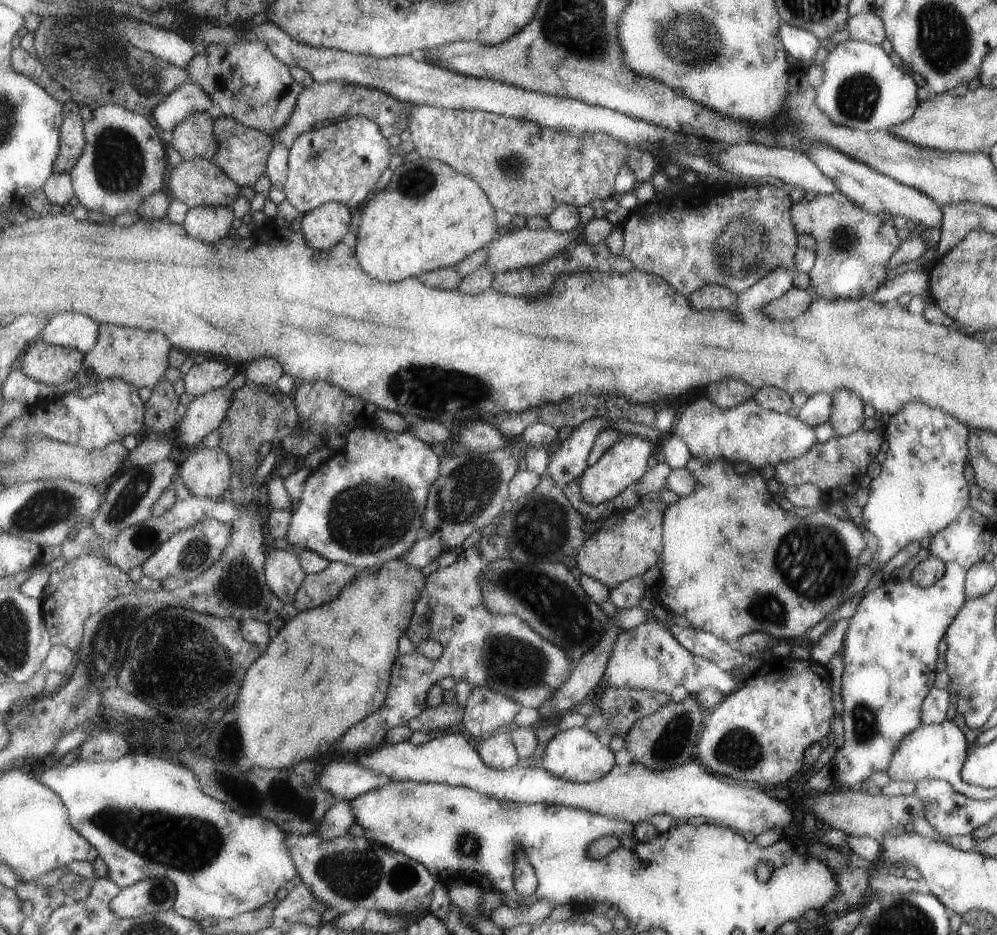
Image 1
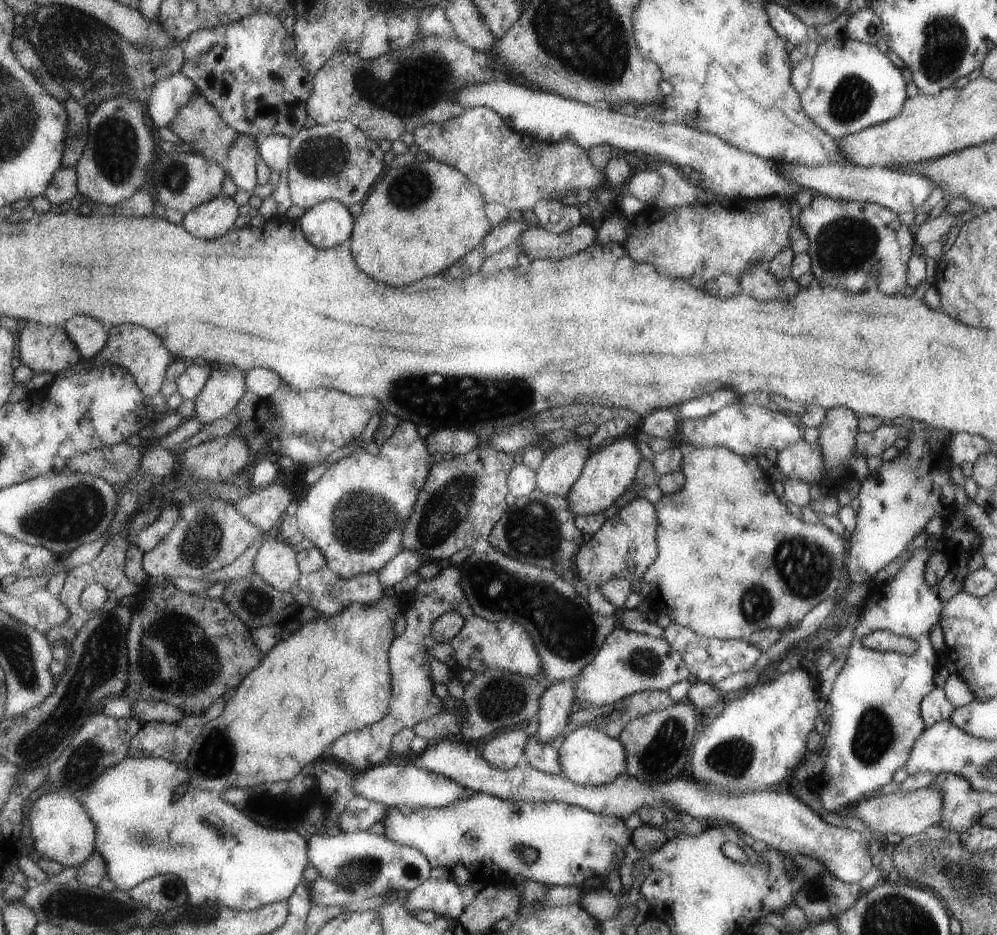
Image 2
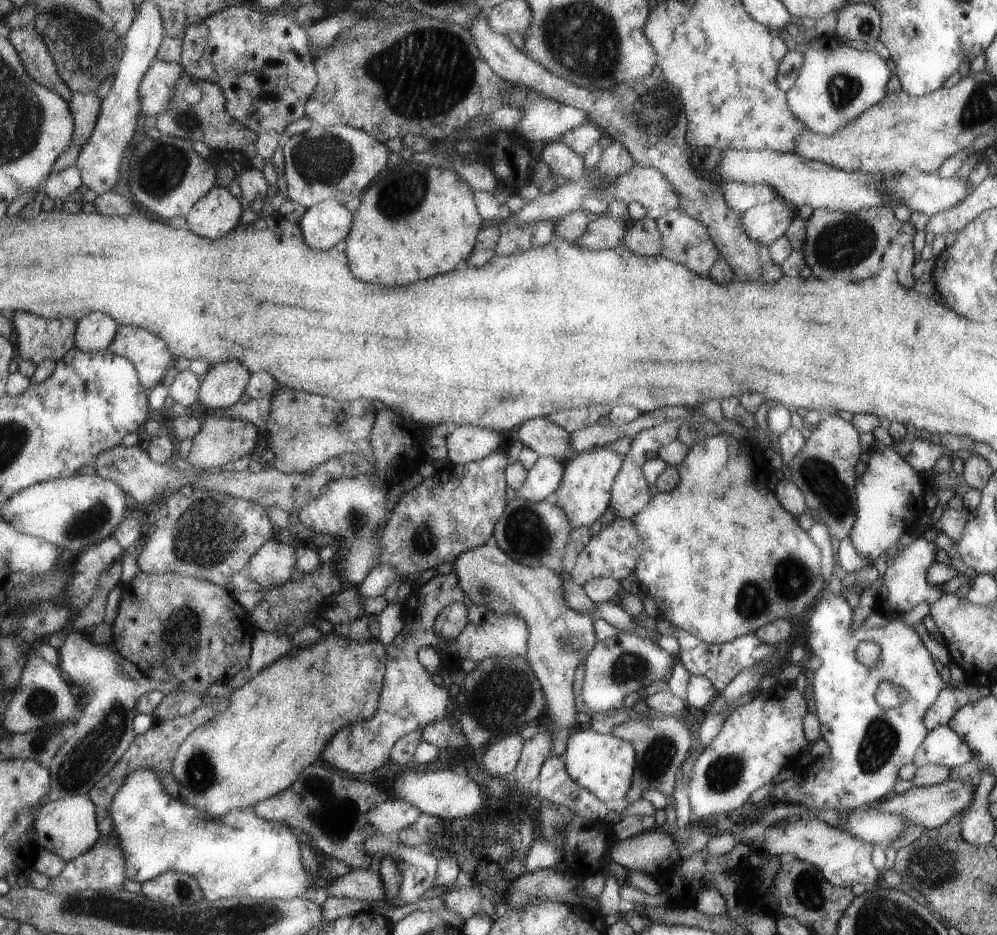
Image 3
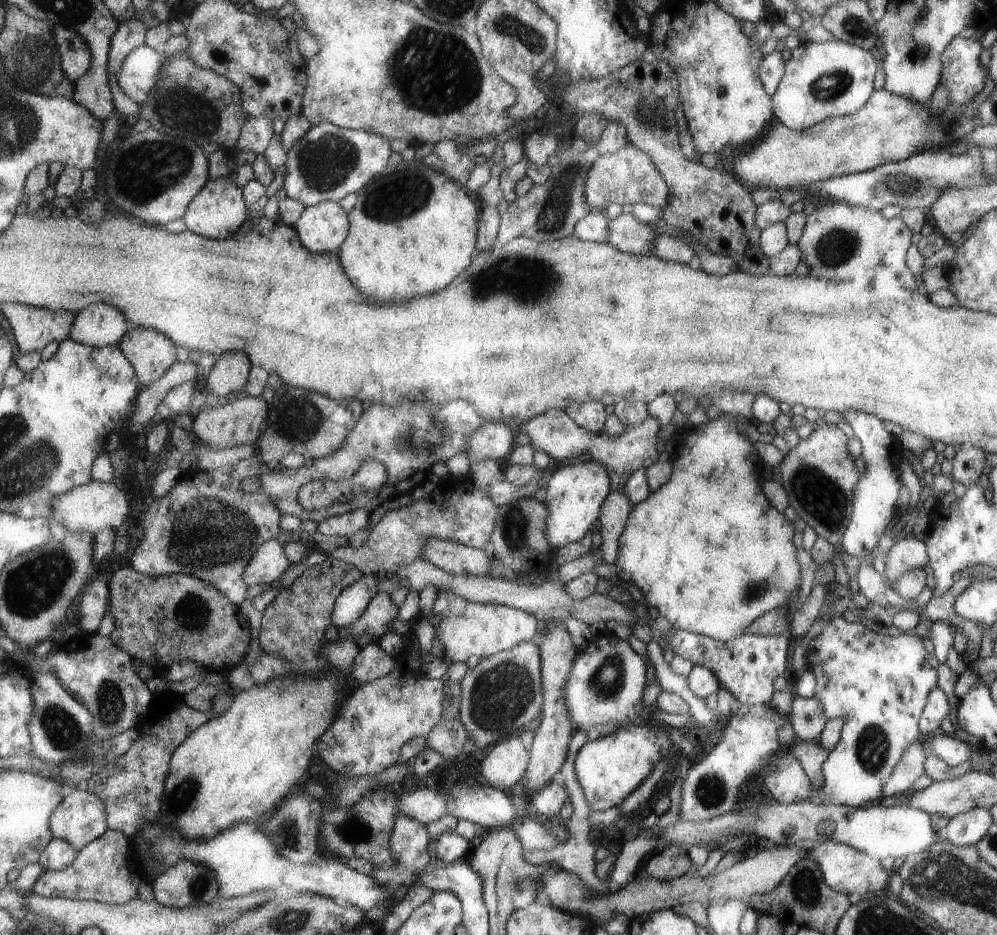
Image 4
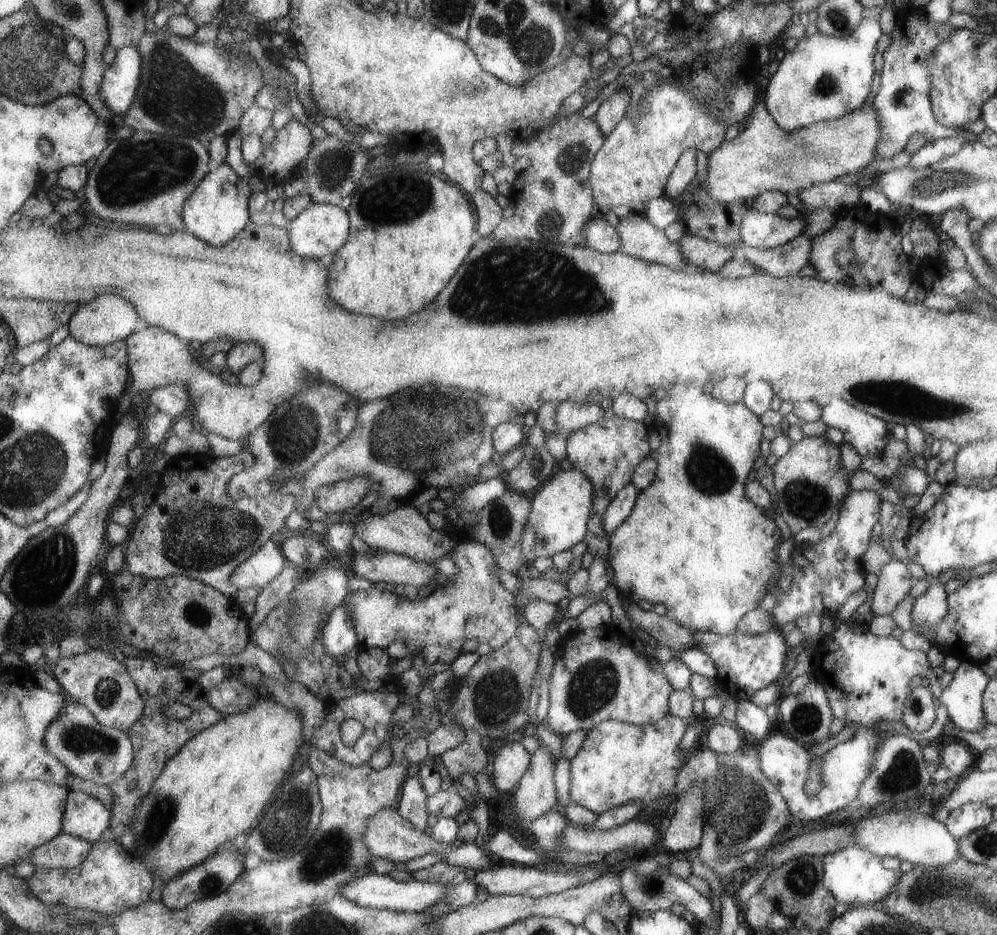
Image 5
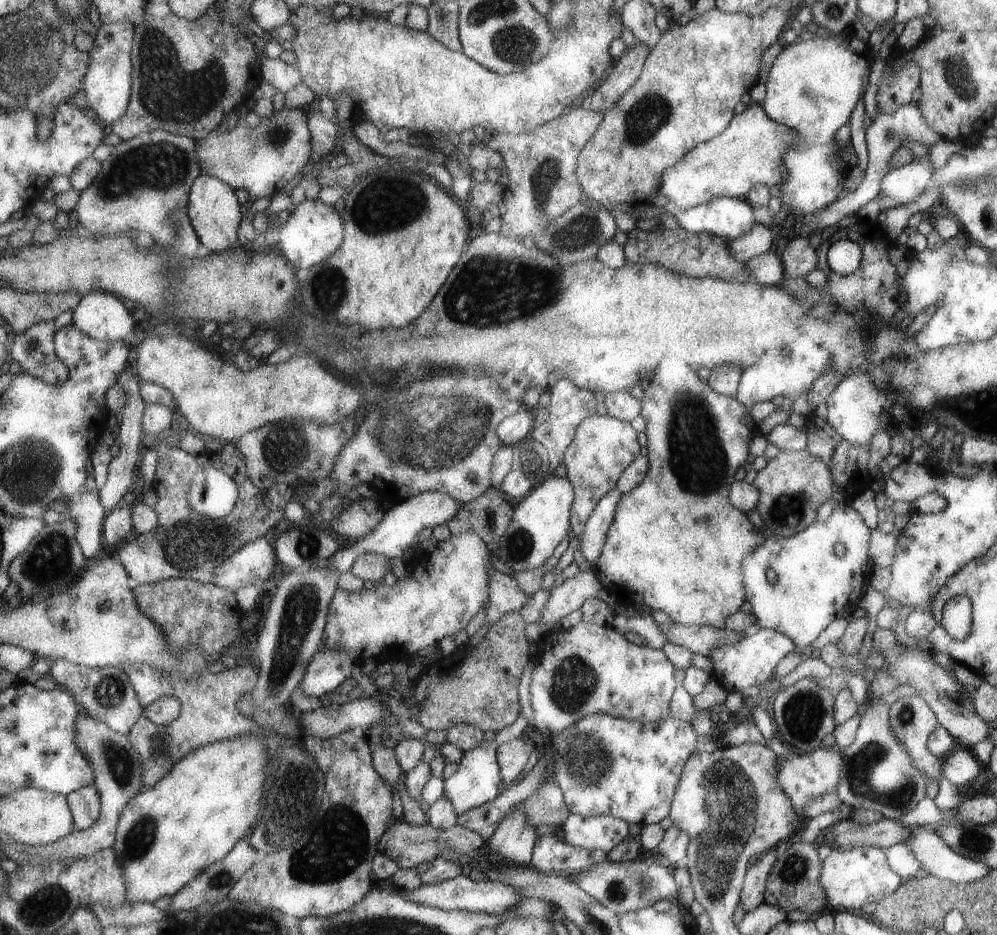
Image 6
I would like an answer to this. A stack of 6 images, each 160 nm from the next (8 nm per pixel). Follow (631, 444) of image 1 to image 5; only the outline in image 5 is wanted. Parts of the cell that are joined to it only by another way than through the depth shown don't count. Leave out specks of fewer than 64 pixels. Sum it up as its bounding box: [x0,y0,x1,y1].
[521,468,596,562]

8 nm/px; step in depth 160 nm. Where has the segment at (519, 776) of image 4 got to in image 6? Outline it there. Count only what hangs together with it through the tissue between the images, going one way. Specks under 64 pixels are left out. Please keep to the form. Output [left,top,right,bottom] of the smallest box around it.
[498,738,536,786]

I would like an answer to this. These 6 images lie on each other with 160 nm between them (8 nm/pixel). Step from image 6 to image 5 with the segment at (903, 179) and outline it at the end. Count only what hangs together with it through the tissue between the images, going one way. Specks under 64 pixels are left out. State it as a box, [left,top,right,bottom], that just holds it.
[908,129,972,169]

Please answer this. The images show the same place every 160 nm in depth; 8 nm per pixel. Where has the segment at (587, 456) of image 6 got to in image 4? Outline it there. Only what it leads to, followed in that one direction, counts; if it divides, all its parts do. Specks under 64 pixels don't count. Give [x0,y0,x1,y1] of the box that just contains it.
[520,409,665,491]

